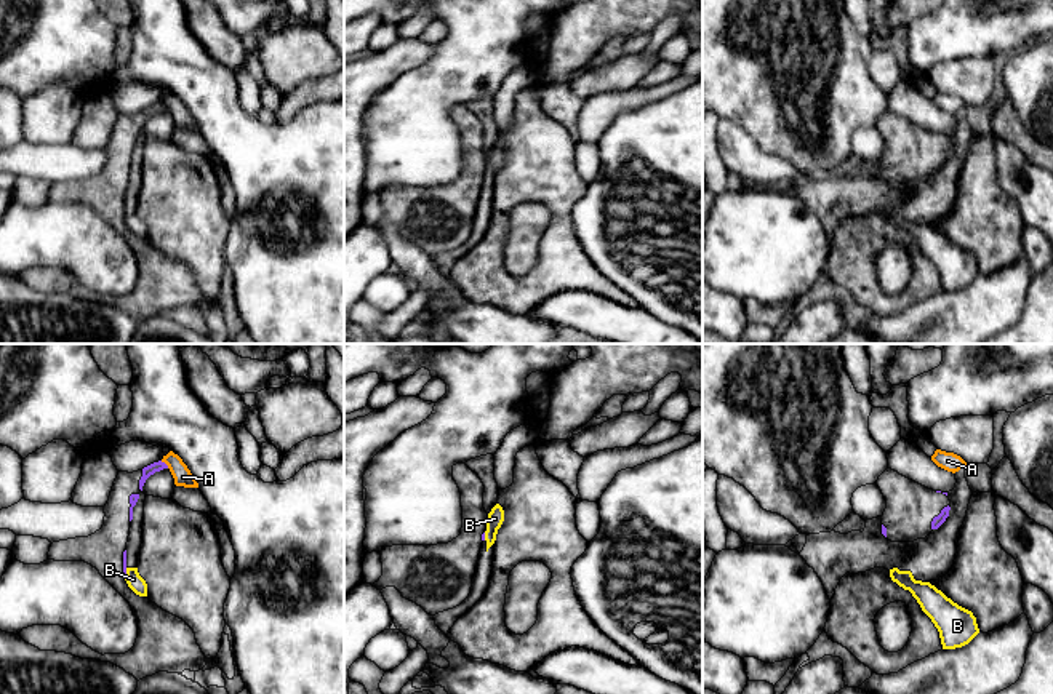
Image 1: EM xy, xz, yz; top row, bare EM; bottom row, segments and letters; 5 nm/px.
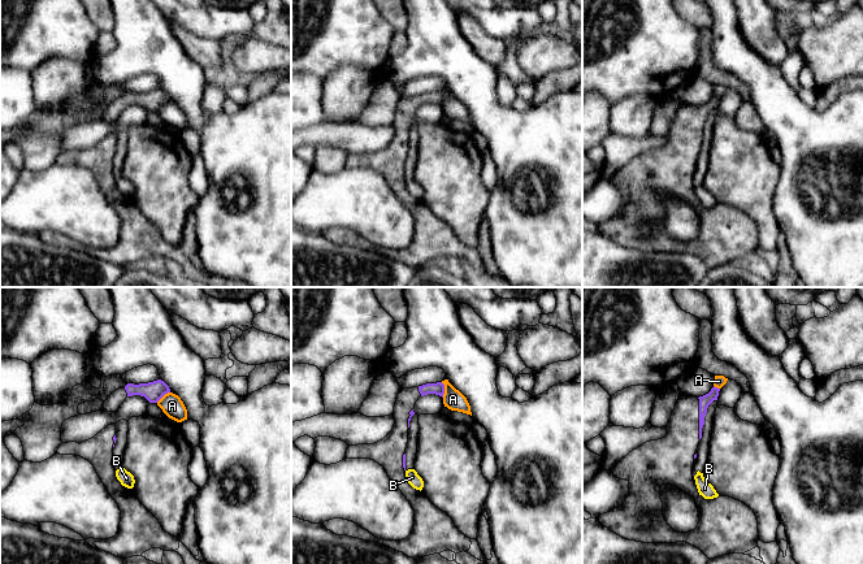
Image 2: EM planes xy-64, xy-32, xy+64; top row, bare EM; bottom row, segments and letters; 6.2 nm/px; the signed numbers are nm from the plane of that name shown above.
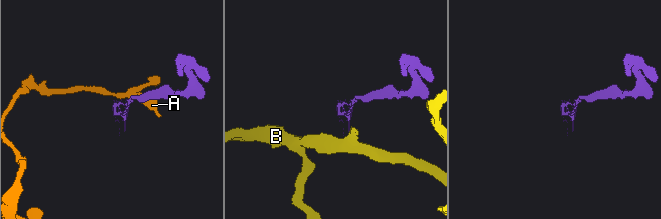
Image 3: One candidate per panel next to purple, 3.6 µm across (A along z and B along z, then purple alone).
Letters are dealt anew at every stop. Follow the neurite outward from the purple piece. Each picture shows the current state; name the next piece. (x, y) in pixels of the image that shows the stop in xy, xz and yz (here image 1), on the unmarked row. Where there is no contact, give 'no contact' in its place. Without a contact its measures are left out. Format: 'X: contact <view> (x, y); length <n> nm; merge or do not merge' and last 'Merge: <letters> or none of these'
A: contact xy (165, 106); length 60 nm; do not merge
B: contact xz (484, 178); length 40 nm; do not merge
Merge: none of these

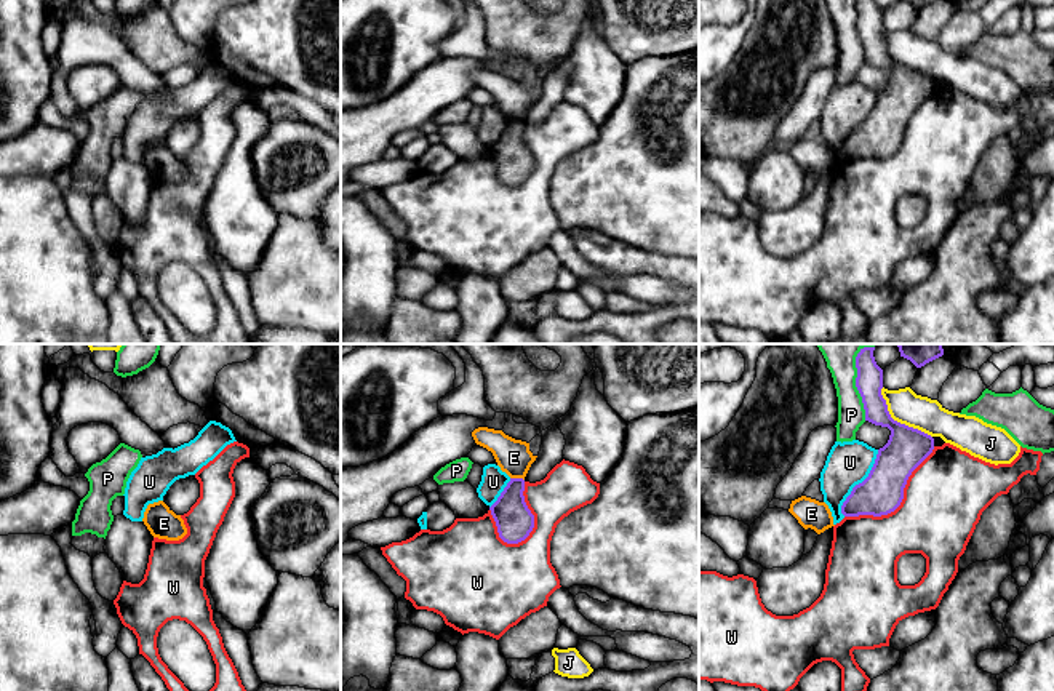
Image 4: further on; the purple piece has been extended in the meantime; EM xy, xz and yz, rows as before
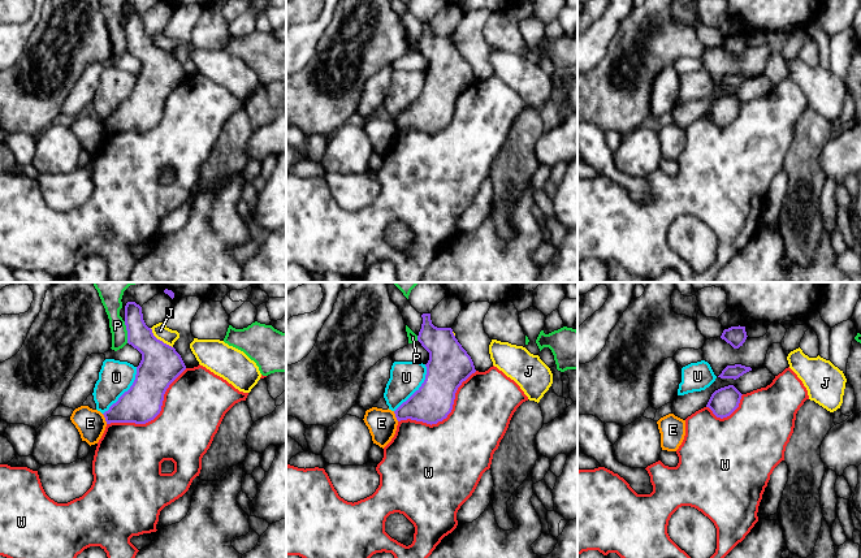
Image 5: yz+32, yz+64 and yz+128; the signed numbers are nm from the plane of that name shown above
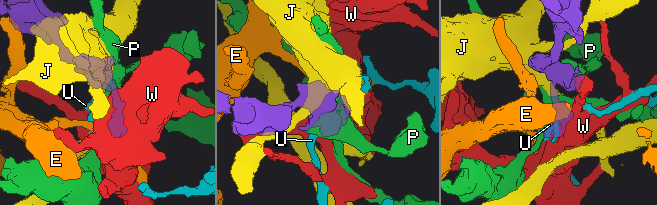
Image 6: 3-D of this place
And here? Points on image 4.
E: contact xz (517, 120); length 70 nm; do not merge
J: contact yz (896, 63); length 360 nm; do not merge
P: contact yz (858, 31); length 320 nm; do not merge
U: contact yz (859, 125); length 380 nm; do not merge
W: contact yz (901, 143); length 600 nm; do not merge
Merge: none of these

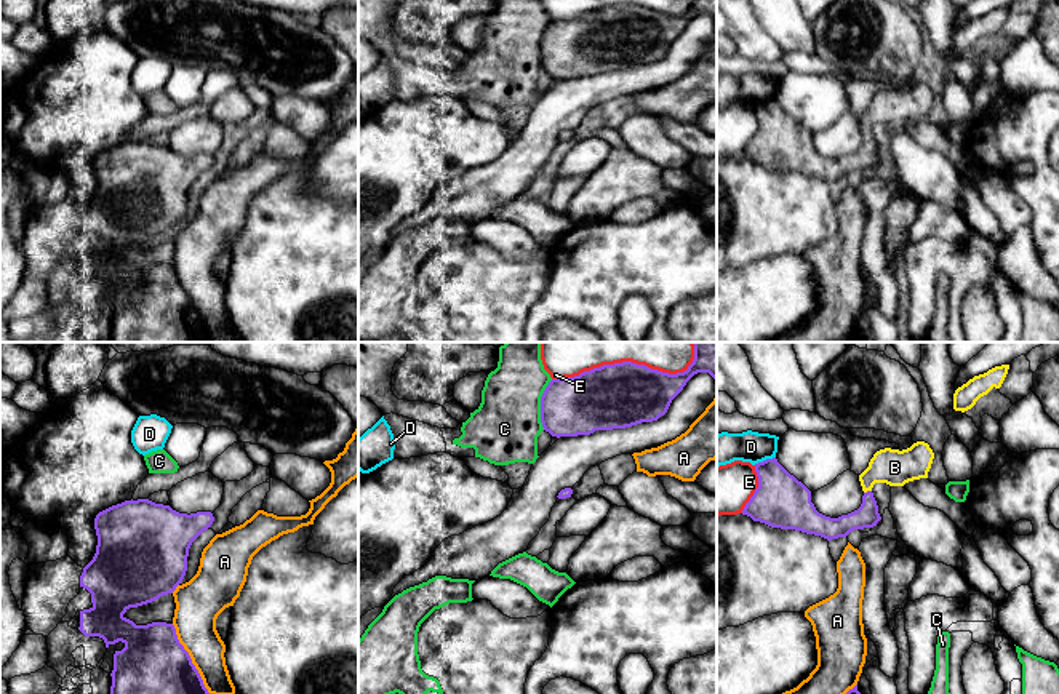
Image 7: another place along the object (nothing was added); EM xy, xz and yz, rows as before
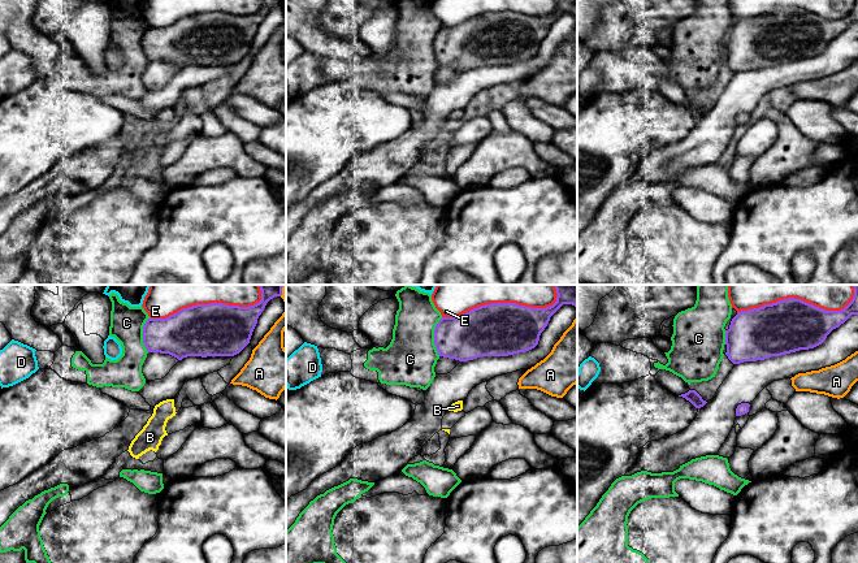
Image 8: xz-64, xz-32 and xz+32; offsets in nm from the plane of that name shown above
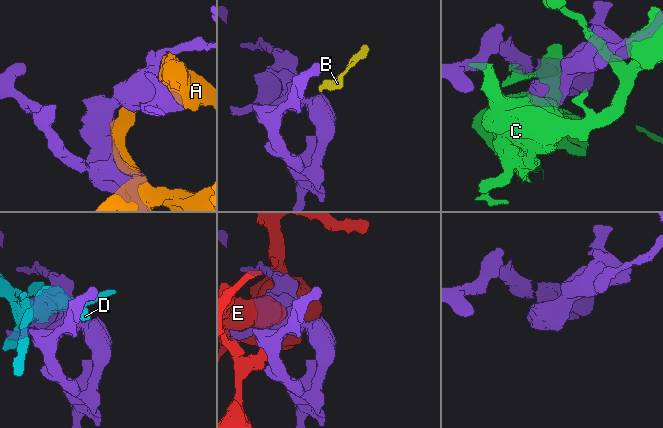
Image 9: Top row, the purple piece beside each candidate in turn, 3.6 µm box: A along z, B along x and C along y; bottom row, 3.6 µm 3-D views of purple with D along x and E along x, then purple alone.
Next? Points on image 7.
A: contact xy (191, 301); length 400 nm; do not merge
B: contact yz (867, 133); length 40 nm; merge
C: contact xz (541, 47); length 260 nm; do not merge
D: contact yz (763, 103); length 120 nm; do not merge
E: contact xz (624, 3); length 750 nm; do not merge
Merge: B

